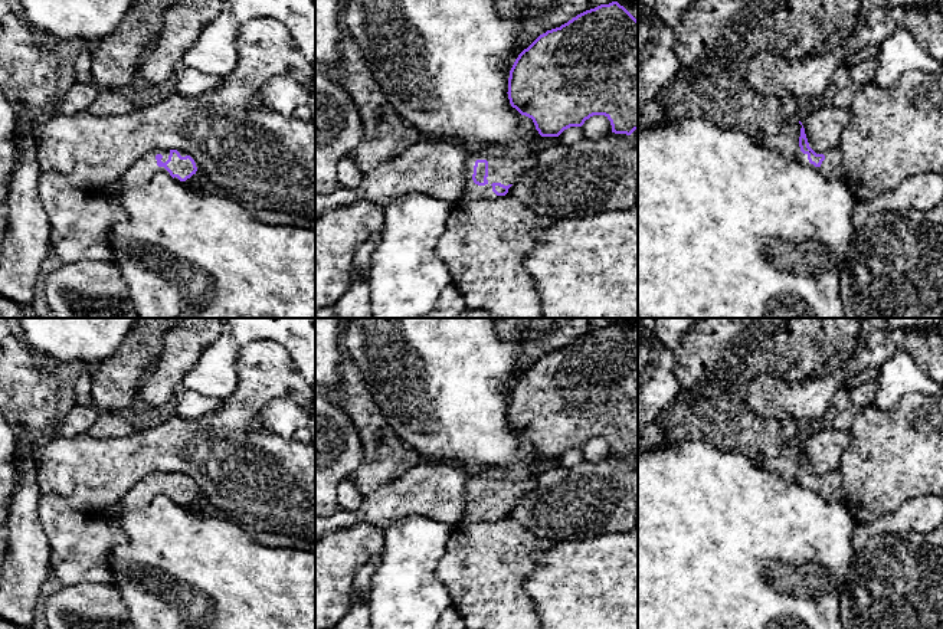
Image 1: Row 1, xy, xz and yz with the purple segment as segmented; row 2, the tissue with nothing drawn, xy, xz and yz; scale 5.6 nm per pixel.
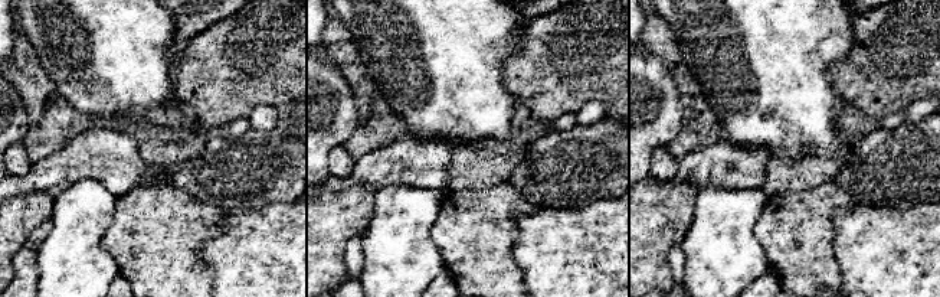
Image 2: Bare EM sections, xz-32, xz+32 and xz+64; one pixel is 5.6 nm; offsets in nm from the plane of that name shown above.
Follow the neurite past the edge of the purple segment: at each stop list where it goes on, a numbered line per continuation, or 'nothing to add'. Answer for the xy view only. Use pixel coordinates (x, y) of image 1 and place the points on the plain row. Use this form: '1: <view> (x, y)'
1: xy (141, 494)

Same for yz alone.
1: yz (832, 490)

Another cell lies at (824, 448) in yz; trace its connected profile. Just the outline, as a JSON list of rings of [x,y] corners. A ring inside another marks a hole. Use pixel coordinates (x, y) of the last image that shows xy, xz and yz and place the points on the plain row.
[[[816,426],[815,432],[800,442],[809,469],[816,475],[838,471],[841,456],[852,442],[849,430],[832,426]]]

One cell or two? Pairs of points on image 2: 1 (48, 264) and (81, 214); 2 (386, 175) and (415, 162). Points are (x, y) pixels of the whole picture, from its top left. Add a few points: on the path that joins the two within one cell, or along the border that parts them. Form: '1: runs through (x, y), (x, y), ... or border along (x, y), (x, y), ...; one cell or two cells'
1: runs through (61, 251), (77, 235), (78, 227); one cell
2: runs through (393, 167), (399, 162), (408, 162); one cell

